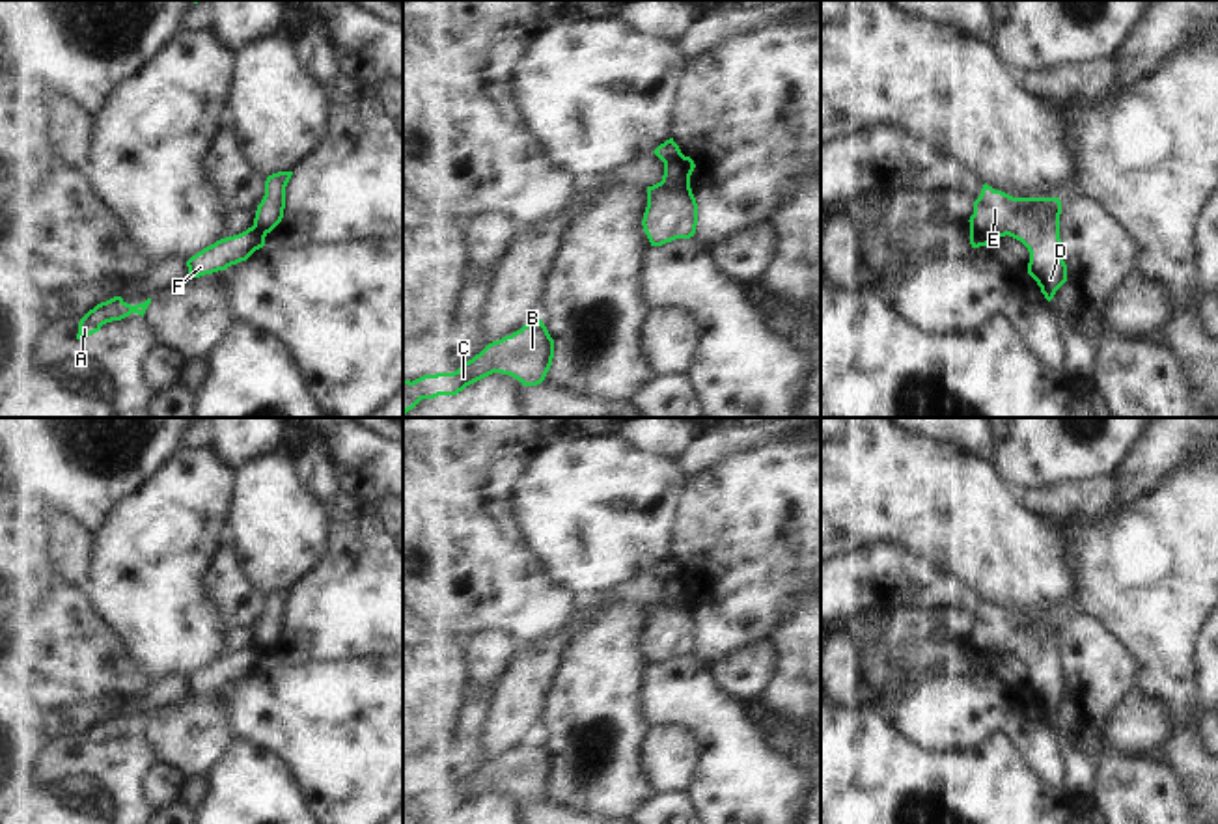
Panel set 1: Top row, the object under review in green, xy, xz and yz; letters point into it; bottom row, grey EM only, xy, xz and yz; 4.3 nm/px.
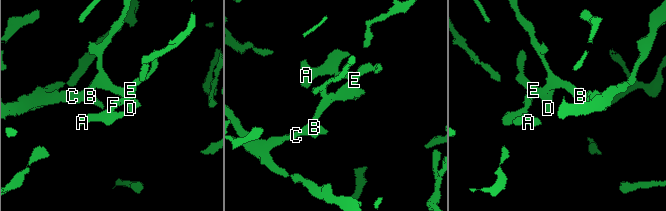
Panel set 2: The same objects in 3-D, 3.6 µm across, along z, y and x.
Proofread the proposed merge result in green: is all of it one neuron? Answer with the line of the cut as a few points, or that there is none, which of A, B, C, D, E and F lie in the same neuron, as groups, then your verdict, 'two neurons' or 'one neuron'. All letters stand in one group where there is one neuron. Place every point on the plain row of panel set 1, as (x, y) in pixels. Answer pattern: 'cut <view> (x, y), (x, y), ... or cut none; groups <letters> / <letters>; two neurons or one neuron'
cut xz (681, 571), (664, 584); groups A F / B C D E; two neurons

